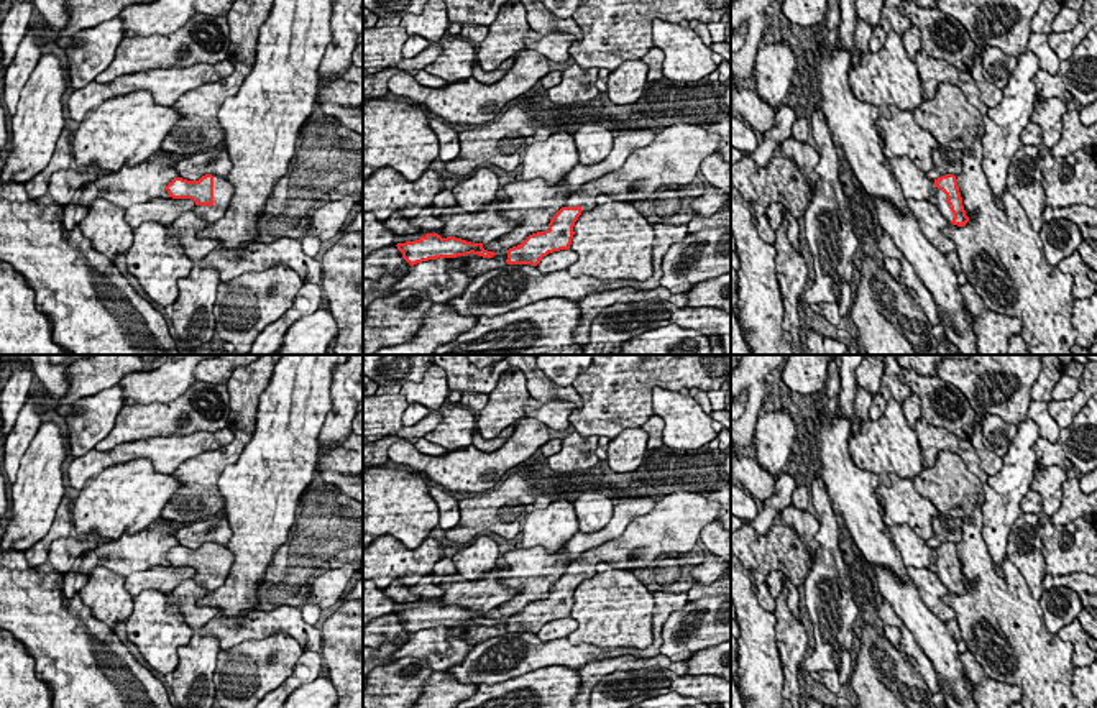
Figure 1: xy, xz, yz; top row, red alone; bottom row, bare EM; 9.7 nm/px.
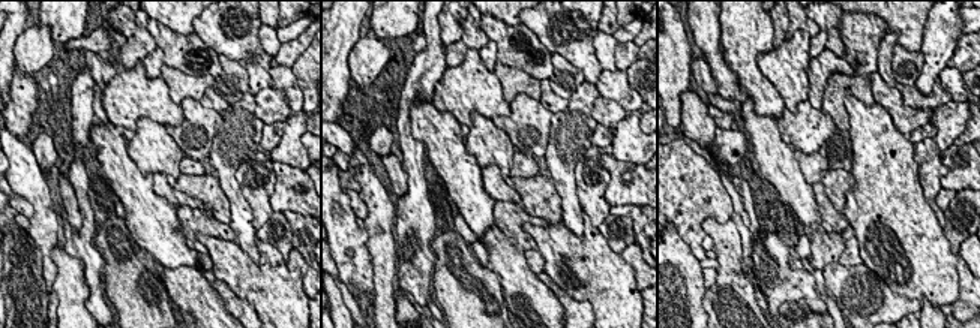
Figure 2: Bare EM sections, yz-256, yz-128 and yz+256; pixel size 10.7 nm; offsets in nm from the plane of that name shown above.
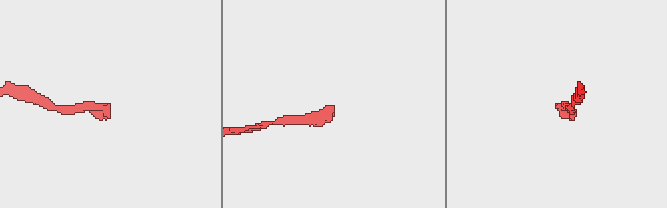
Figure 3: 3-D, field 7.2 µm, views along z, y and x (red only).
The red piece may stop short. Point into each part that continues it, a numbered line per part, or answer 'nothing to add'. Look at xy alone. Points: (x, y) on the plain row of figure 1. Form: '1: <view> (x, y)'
1: xy (222, 557)

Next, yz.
1: yz (940, 569)

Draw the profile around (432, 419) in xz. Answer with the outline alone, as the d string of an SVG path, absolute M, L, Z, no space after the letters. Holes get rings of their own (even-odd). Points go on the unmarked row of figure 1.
M445 409L429 412L420 422L412 427L402 427L401 430L389 434L406 439L409 444L415 444L424 439L425 434L432 432L443 419Z

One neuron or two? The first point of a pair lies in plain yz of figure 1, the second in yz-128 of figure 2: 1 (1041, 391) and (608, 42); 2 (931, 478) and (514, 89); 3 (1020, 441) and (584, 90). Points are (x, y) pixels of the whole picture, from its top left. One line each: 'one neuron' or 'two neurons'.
1: two neurons
2: two neurons
3: one neuron

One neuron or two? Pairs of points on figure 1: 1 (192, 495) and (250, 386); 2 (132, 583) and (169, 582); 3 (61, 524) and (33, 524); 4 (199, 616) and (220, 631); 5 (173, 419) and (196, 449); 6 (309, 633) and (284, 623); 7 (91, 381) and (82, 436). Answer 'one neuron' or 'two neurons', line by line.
1: one neuron
2: one neuron
3: two neurons
4: two neurons
5: two neurons
6: one neuron
7: two neurons

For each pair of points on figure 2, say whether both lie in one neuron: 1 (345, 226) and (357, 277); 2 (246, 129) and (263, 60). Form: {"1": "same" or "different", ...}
{"1": "same", "2": "different"}

